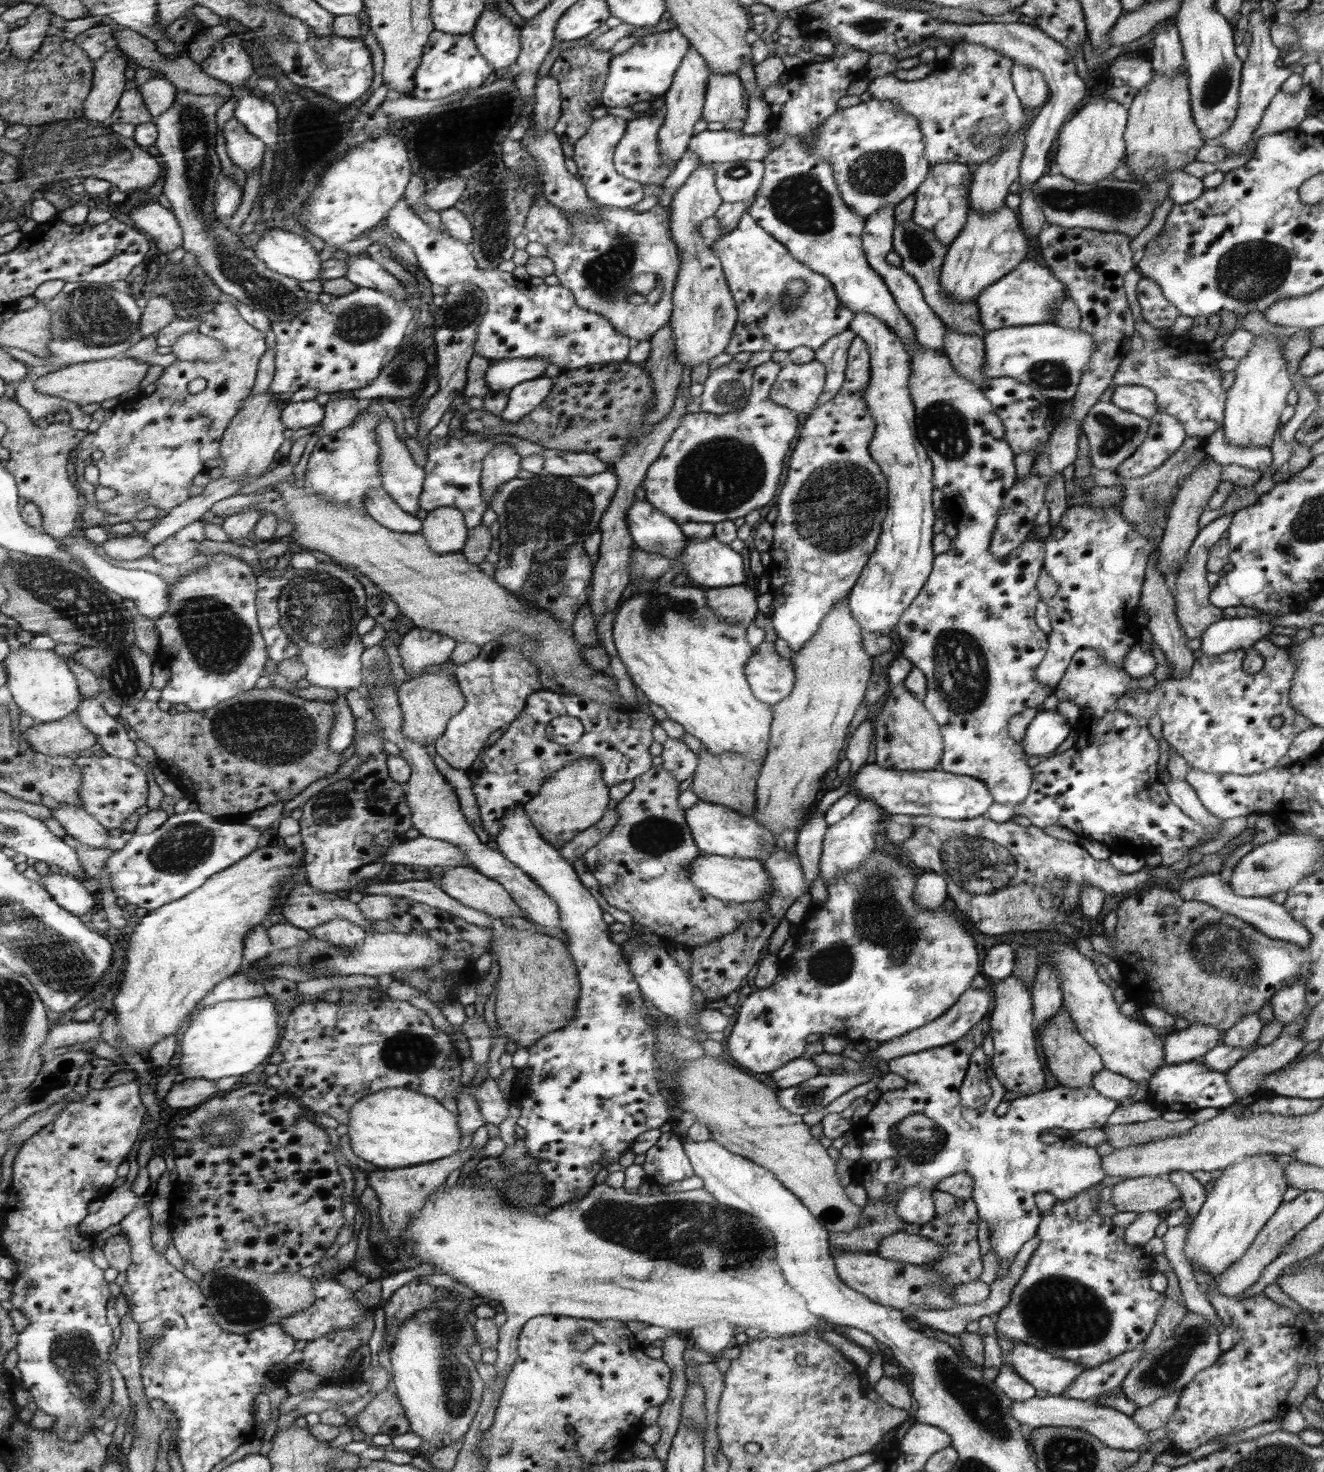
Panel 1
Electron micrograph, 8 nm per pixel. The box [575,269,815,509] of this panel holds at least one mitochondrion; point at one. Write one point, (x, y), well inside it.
(728, 391)

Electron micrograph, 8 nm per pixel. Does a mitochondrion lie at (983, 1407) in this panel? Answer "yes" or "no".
yes

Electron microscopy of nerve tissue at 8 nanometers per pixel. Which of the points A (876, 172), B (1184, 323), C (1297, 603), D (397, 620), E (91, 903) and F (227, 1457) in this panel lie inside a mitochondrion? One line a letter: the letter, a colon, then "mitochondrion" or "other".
A: mitochondrion
B: other
C: other
D: other
E: other
F: other

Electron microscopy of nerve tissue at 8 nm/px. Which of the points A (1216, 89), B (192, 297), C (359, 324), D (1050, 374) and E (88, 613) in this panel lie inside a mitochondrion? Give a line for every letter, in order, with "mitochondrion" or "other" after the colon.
A: mitochondrion
B: mitochondrion
C: mitochondrion
D: mitochondrion
E: mitochondrion

